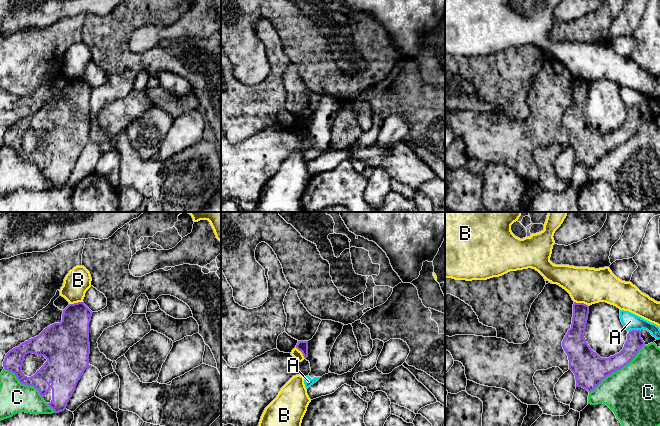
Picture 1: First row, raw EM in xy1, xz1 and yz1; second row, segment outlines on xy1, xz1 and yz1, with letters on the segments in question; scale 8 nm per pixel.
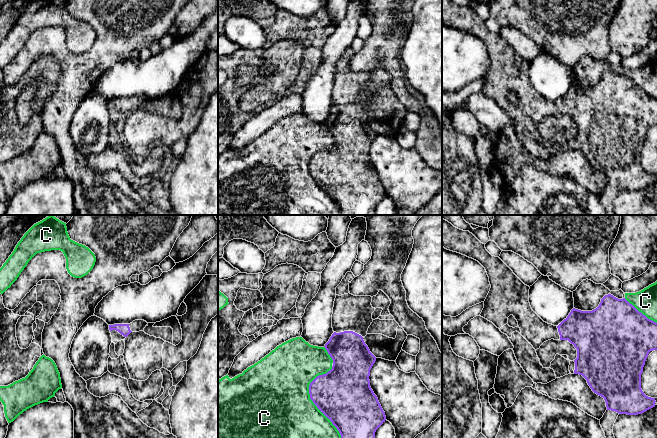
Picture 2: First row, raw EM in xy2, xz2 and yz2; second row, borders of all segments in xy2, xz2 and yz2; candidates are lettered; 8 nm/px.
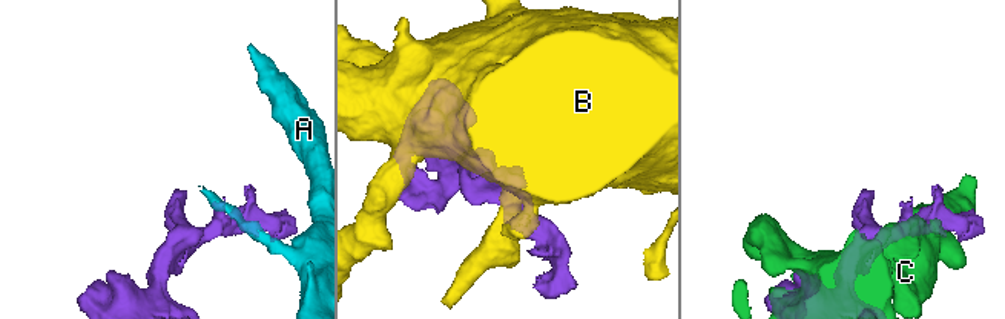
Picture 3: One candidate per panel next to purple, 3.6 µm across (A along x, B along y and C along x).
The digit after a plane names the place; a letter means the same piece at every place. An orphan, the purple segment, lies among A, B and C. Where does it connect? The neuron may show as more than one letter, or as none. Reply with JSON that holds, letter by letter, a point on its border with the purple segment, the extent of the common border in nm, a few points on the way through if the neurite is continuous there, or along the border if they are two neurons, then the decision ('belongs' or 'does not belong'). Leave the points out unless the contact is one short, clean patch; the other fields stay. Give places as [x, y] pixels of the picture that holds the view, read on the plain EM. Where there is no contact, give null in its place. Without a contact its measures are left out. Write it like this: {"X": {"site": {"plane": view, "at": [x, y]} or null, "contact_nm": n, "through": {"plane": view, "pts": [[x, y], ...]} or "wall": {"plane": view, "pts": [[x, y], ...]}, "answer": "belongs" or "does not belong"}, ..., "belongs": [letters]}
{"A": {"site": {"plane": "yz1", "at": [634, 106]}, "contact_nm": 100, "wall": {"plane": "yz1", "pts": [[640, 106], [629, 107]]}, "answer": "does not belong"}, "B": {"site": {"plane": "yz1", "at": [581, 79]}, "contact_nm": 130, "wall": {"plane": "yz1", "pts": [[574, 77], [585, 79], [588, 82]]}, "answer": "does not belong"}, "C": {"site": {"plane": "xz2", "at": [310, 174]}, "contact_nm": 600, "answer": "does not belong"}, "belongs": []}

